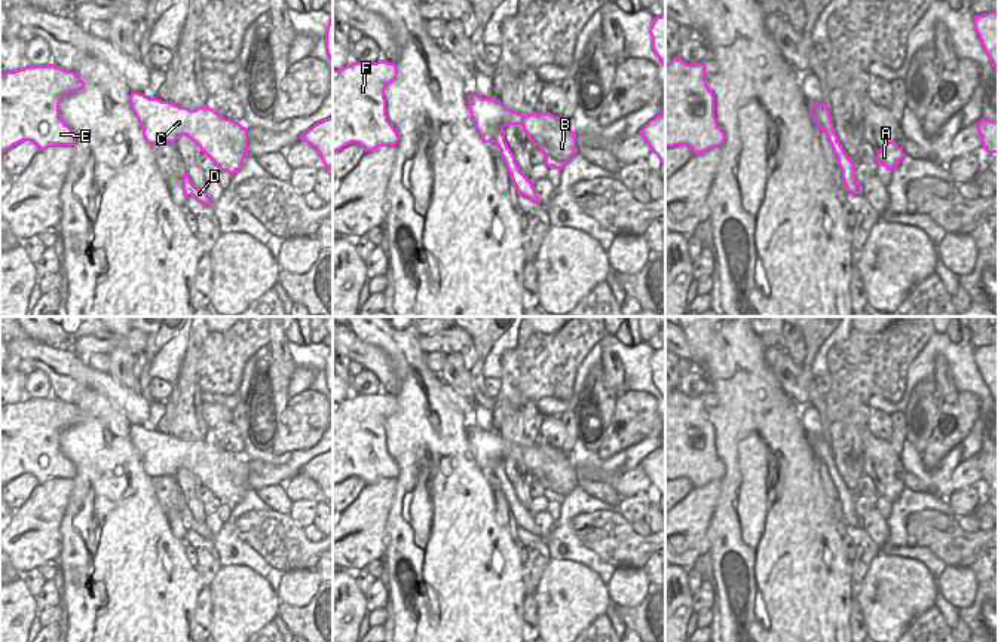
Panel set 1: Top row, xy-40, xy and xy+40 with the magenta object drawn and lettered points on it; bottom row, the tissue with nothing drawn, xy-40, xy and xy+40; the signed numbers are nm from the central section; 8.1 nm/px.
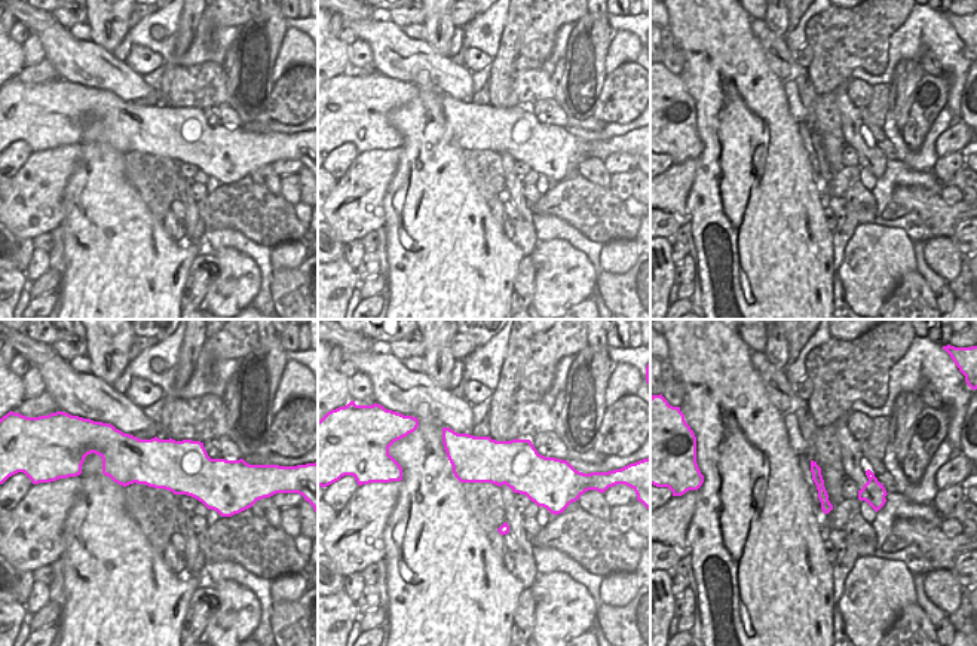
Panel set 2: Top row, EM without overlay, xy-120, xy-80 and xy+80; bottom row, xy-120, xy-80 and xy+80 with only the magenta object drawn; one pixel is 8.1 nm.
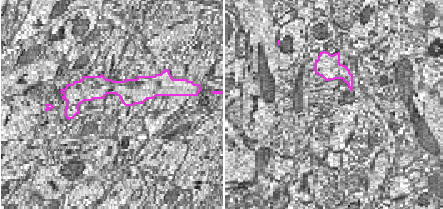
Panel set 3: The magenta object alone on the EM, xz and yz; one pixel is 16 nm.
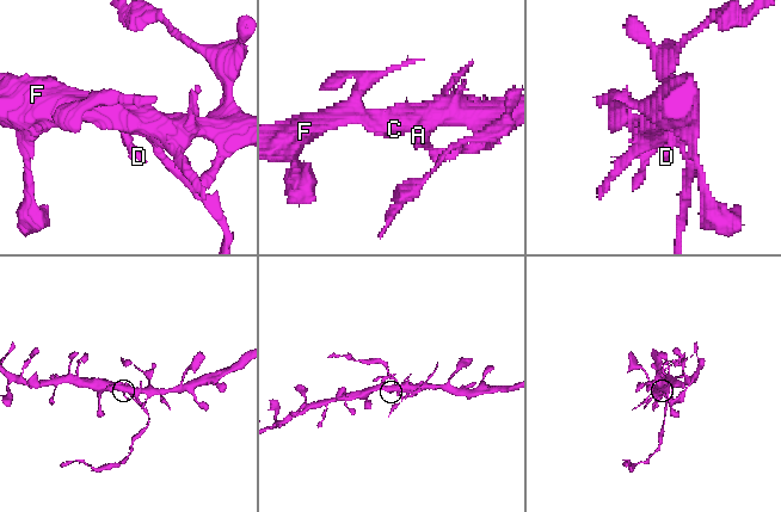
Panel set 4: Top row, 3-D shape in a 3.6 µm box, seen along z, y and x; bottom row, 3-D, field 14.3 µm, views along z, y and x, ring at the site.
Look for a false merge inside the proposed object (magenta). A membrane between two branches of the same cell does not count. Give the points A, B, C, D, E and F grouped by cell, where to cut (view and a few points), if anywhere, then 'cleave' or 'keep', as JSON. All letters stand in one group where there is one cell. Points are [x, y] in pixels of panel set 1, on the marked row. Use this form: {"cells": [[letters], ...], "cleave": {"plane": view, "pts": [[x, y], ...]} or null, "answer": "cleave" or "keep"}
{"cells": [["A"], ["B", "C", "D", "E", "F"]], "cleave": {"plane": "xy", "pts": [[539, 146], [547, 146], [566, 162]]}, "answer": "cleave"}

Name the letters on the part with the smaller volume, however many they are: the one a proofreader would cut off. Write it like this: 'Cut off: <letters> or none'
Cut off: A.

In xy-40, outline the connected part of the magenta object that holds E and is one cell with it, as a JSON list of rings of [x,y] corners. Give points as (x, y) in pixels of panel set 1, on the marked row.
[[[28,64],[0,76],[0,152],[6,152],[22,141],[34,143],[39,150],[53,146],[74,146],[73,129],[59,117],[61,101],[85,88],[85,82],[74,73],[55,64]]]

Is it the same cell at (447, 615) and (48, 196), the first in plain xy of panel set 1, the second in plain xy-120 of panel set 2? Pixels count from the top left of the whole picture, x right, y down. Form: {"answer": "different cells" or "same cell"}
{"answer": "different cells"}

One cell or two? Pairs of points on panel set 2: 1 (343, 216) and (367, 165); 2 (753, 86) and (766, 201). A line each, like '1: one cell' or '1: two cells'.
1: one cell
2: one cell

